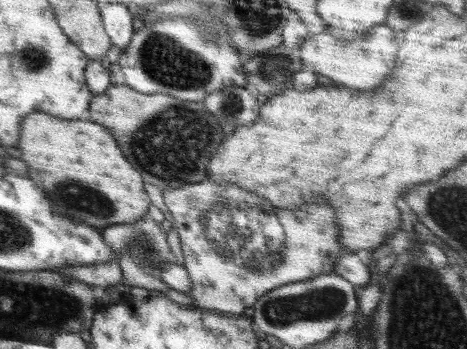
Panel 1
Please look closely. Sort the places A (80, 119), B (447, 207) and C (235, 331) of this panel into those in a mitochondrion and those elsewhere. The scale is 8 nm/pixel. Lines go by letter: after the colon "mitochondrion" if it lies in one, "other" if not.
A: other
B: mitochondrion
C: other

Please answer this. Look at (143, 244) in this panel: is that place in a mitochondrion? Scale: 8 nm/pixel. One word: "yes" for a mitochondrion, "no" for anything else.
yes

